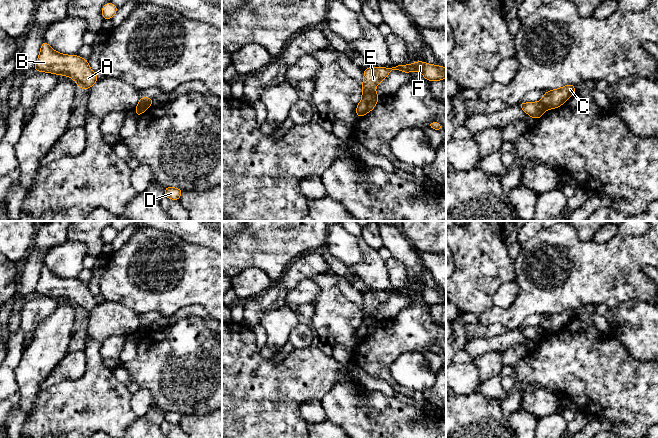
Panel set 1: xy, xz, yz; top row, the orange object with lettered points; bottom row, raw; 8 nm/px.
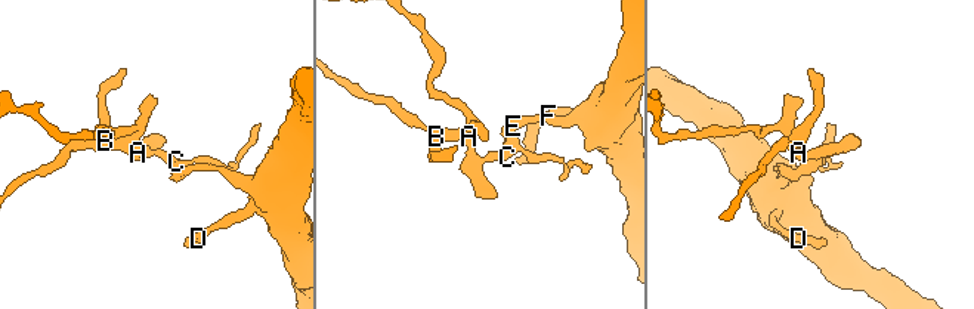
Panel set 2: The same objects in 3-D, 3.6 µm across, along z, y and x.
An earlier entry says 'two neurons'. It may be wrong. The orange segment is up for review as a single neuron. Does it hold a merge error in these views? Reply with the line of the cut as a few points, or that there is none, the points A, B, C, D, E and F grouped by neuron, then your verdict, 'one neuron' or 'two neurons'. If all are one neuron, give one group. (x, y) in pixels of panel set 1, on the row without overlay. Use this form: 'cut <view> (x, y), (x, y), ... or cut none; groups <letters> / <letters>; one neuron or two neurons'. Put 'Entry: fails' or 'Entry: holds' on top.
Entry: holds
cut xz (374, 315), (362, 318); groups A B C / D E F; two neurons

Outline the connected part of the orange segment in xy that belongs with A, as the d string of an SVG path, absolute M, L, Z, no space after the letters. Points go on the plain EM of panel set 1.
M46 265L41 269L34 295L68 300L78 308L80 313L89 313L98 305L96 297L89 291L88 284L78 279L56 276Z

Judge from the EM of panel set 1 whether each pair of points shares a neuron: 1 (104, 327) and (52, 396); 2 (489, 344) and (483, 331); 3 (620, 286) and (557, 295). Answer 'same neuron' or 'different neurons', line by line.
1: same neuron
2: different neurons
3: same neuron

